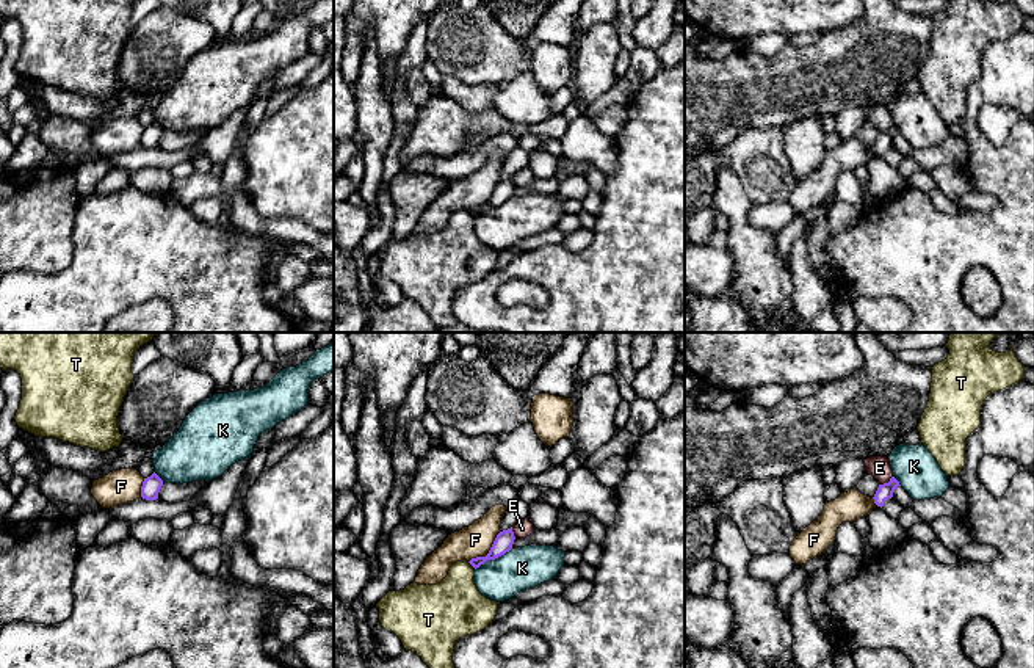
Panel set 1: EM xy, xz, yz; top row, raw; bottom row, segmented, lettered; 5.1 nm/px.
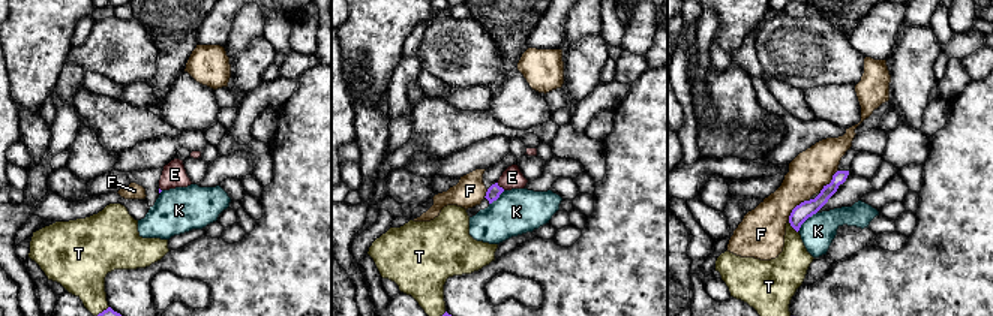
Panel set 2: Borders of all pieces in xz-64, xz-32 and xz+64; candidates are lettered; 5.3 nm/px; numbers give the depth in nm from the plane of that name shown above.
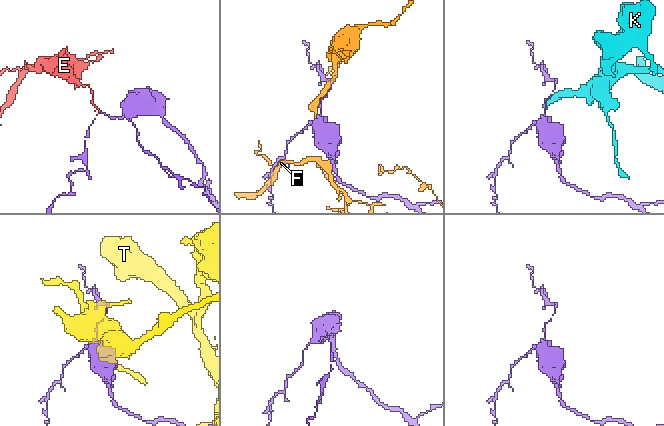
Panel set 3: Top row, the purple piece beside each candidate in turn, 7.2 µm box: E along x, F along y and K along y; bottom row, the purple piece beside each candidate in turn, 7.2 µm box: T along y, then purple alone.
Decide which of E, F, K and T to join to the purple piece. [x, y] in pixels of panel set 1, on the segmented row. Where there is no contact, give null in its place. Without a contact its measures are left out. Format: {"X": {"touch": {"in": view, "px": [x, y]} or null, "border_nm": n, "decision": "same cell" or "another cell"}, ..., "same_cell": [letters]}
{"E": {"touch": {"in": "yz", "px": [885, 483]}, "border_nm": 90, "decision": "another cell"}, "F": {"touch": {"in": "xz", "px": [489, 552]}, "border_nm": 220, "decision": "another cell"}, "K": {"touch": {"in": "xz", "px": [492, 559]}, "border_nm": 220, "decision": "another cell"}, "T": {"touch": {"in": "xz", "px": [472, 565]}, "border_nm": 60, "decision": "another cell"}, "same_cell": []}

